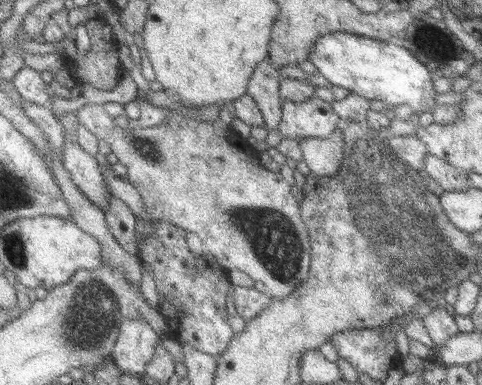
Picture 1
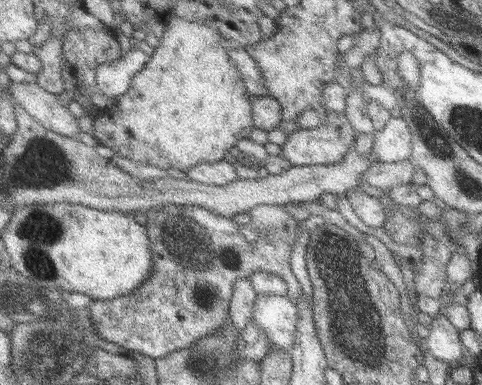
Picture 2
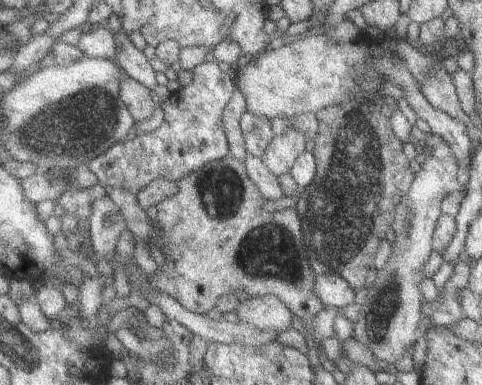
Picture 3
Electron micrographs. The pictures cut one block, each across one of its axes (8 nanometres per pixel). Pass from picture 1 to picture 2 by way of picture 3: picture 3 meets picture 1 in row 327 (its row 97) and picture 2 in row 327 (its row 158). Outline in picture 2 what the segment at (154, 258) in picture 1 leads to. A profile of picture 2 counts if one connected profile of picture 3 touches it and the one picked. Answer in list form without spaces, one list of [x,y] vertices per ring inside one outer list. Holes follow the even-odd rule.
[[[167,206],[153,208],[149,212],[149,236],[155,250],[155,272],[153,278],[143,284],[137,292],[129,296],[119,296],[115,300],[93,300],[87,308],[91,312],[93,326],[97,328],[103,342],[113,342],[123,350],[133,350],[133,354],[149,356],[153,360],[161,360],[171,352],[189,348],[197,344],[197,340],[221,330],[231,318],[231,300],[235,294],[235,284],[239,280],[251,278],[257,272],[271,272],[281,276],[289,284],[289,298],[293,302],[301,296],[299,280],[291,270],[291,254],[293,246],[277,234],[263,236],[257,244],[247,242],[241,236],[239,224],[231,216],[215,214],[207,208],[197,206]]]

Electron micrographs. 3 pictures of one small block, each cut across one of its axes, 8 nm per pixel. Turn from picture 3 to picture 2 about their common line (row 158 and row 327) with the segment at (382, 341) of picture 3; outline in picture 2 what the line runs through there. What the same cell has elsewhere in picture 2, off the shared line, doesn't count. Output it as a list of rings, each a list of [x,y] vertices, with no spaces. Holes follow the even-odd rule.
[[[433,316],[431,324],[427,324],[427,330],[429,338],[425,338],[425,344],[435,358],[455,366],[463,364],[463,332],[447,316]]]

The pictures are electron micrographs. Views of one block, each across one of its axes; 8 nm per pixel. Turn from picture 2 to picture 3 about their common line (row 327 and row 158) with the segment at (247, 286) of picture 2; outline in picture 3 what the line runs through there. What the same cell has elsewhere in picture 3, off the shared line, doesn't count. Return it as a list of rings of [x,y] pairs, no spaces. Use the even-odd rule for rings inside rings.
[[[237,88],[235,96],[231,96],[231,100],[227,102],[225,106],[225,114],[223,114],[223,120],[225,120],[225,130],[229,134],[229,144],[231,144],[231,156],[241,160],[243,164],[247,162],[249,158],[249,150],[247,150],[247,140],[245,140],[245,132],[243,132],[243,126],[241,126],[241,120],[243,120],[243,114],[247,112],[247,96],[243,94],[241,88]]]

